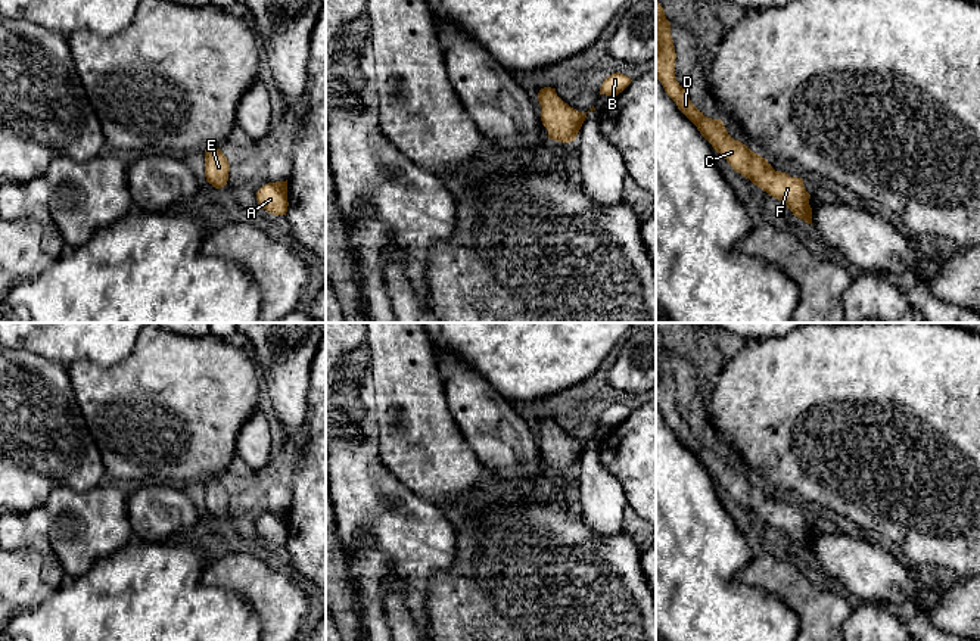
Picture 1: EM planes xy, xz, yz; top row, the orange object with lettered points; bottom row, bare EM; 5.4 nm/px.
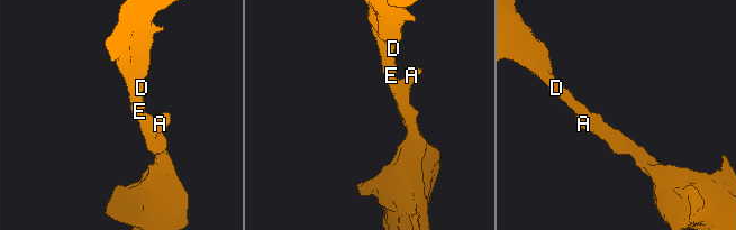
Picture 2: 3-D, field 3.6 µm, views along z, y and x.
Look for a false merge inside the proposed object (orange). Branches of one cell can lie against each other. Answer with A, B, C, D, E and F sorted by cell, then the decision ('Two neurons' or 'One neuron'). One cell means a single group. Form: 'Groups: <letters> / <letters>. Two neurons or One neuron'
Groups: A B C D E F. One neuron

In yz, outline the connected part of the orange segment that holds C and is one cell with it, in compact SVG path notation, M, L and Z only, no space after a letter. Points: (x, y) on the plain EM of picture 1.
M656 329L656 408L662 413L666 424L697 457L715 482L727 489L734 501L749 508L769 526L785 533L794 547L812 556L811 525L805 519L803 508L775 501L768 489L752 482L741 472L734 470L728 464L722 449L704 446L703 442L691 433L684 416L676 411L675 389L676 383L671 365L671 354Z

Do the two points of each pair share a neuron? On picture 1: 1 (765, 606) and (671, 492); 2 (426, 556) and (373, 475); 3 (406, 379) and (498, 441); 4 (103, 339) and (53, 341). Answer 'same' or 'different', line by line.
1: same
2: same
3: different
4: same

